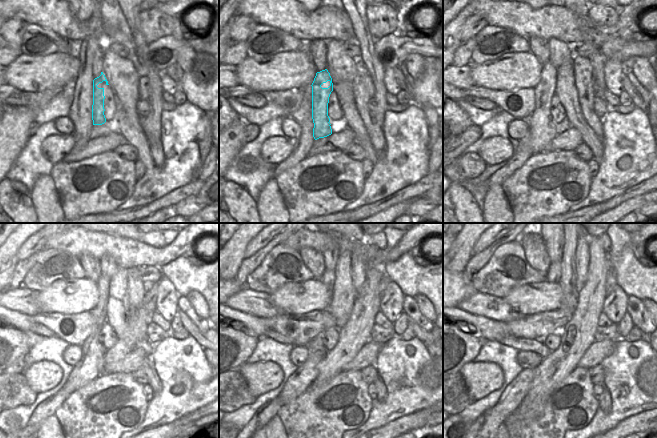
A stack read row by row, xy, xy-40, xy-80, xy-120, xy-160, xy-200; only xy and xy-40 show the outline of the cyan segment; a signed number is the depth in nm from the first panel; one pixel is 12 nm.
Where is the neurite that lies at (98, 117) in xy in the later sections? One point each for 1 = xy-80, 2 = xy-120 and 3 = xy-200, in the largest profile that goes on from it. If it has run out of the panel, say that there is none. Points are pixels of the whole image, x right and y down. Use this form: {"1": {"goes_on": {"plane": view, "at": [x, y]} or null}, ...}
{"1": {"goes_on": {"plane": "xy-80", "at": [542, 128]}}, "2": {"goes_on": {"plane": "xy-120", "at": [93, 351]}}, "3": {"goes_on": {"plane": "xy-200", "at": [515, 392]}}}

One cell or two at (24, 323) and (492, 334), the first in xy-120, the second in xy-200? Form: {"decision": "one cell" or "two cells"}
{"decision": "one cell"}

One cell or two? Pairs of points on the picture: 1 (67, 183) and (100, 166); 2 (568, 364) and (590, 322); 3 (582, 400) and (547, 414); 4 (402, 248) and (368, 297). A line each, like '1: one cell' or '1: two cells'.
1: one cell
2: two cells
3: one cell
4: two cells

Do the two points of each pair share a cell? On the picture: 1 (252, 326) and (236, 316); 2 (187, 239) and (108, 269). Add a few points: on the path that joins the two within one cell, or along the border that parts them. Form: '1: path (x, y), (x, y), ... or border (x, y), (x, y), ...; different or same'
1: path (248, 322), (240, 318); same
2: border (99, 258), (109, 254), (118, 266); different

